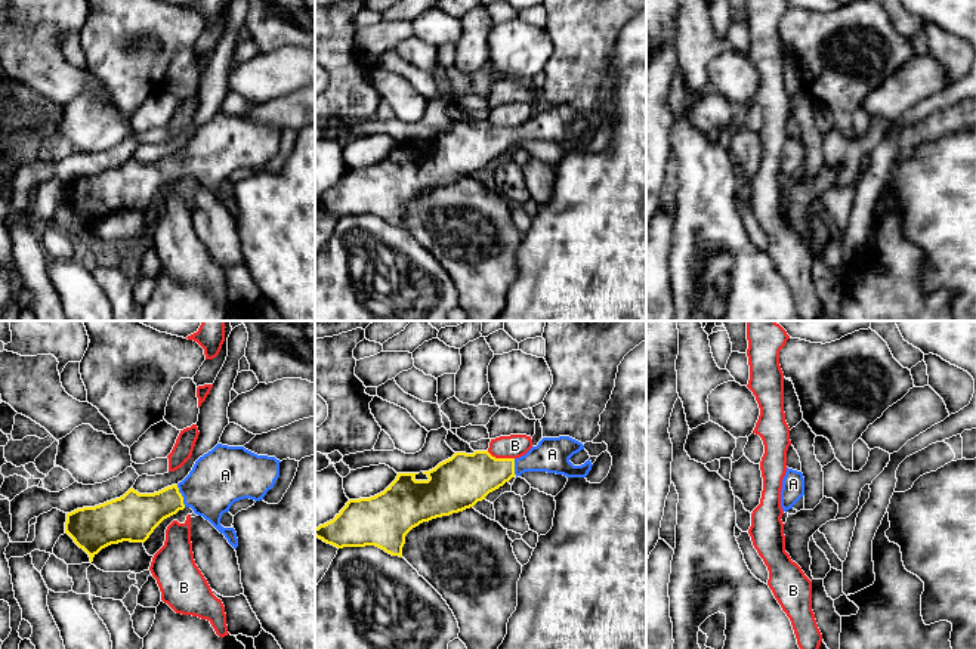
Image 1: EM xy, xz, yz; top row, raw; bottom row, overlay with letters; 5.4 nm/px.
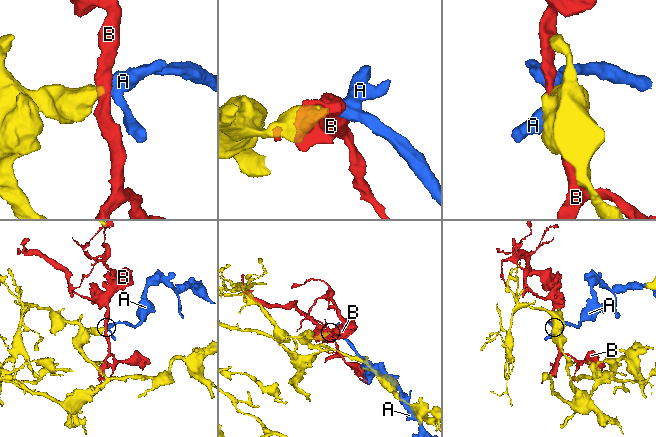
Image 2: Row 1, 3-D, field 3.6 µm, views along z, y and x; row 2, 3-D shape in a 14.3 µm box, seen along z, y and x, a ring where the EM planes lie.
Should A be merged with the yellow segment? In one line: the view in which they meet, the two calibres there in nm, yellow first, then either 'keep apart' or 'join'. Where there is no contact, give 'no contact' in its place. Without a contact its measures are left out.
contact in xy; calibres 220 and 300 nm; join

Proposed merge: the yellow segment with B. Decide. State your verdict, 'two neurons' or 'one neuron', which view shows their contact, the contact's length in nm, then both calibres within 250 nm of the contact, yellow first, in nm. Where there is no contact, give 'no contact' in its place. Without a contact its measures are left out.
two neurons; meets yellow in xz; contact 160 nm long; 280 nm thick on the yellow side, 130 nm on the other

